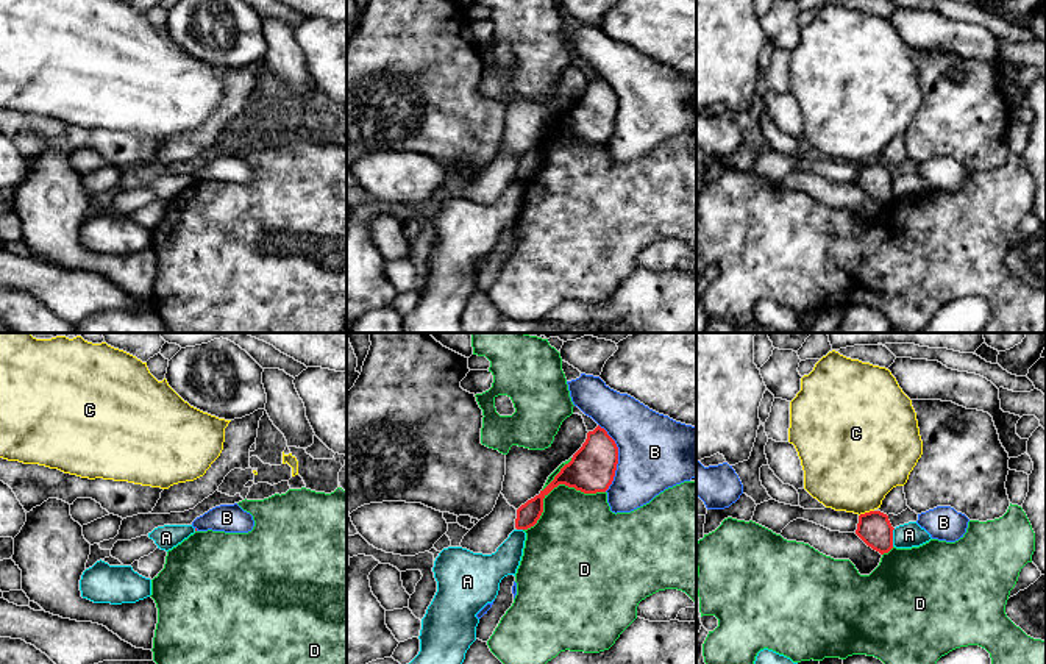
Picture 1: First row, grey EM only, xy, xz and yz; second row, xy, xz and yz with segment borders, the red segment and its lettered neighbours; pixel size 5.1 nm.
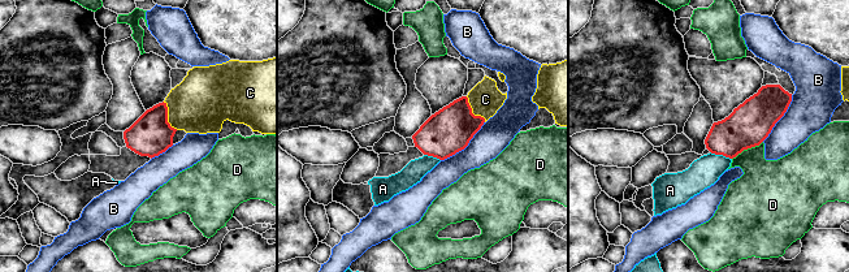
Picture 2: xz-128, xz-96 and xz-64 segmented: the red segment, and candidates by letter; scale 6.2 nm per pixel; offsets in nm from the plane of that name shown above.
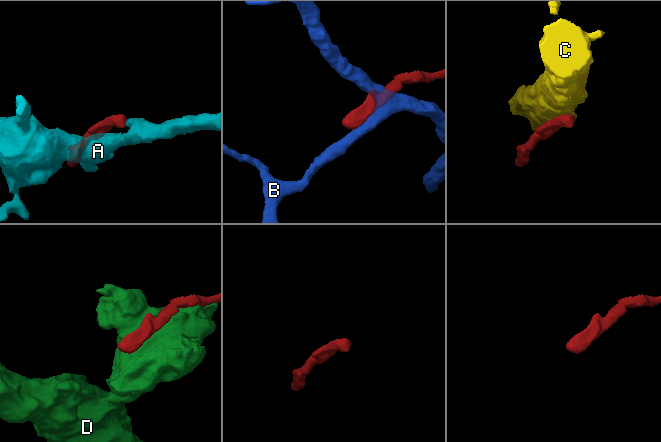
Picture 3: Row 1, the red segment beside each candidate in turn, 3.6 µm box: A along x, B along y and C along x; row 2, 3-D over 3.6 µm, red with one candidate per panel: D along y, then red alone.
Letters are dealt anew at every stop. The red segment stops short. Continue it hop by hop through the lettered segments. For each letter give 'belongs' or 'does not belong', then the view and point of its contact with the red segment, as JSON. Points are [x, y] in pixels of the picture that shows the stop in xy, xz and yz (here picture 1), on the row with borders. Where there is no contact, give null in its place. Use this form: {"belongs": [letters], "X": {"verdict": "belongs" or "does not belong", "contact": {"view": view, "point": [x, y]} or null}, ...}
{"belongs": [], "A": {"verdict": "does not belong", "contact": {"view": "yz", "point": [892, 538]}}, "B": {"verdict": "does not belong", "contact": {"view": "xz", "point": [617, 458]}}, "C": {"verdict": "does not belong", "contact": {"view": "yz", "point": [865, 513]}}, "D": {"verdict": "does not belong", "contact": {"view": "xz", "point": [556, 486]}}}

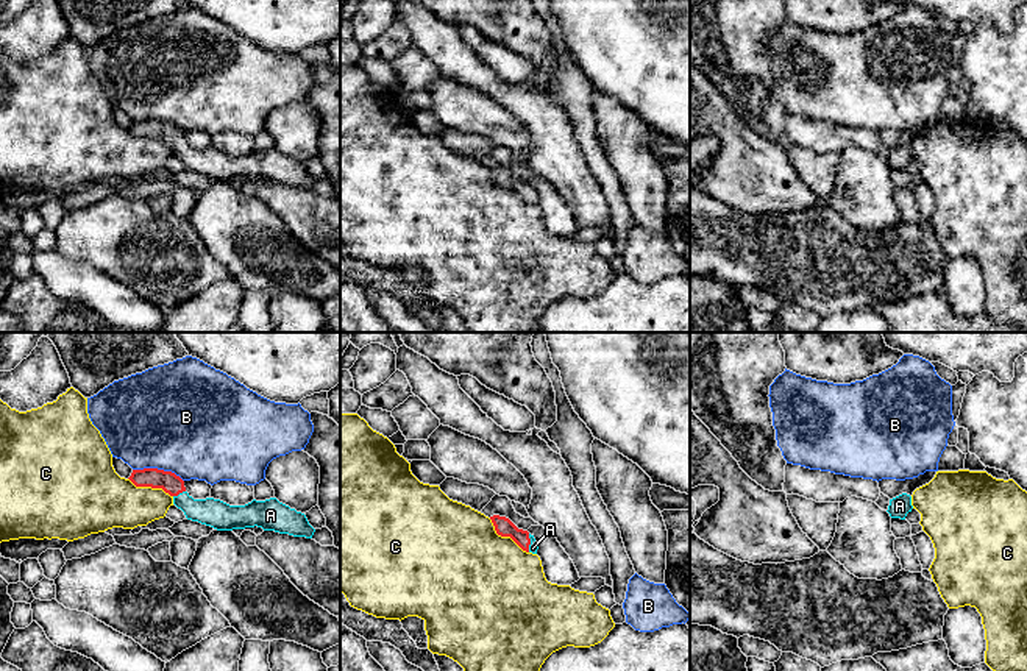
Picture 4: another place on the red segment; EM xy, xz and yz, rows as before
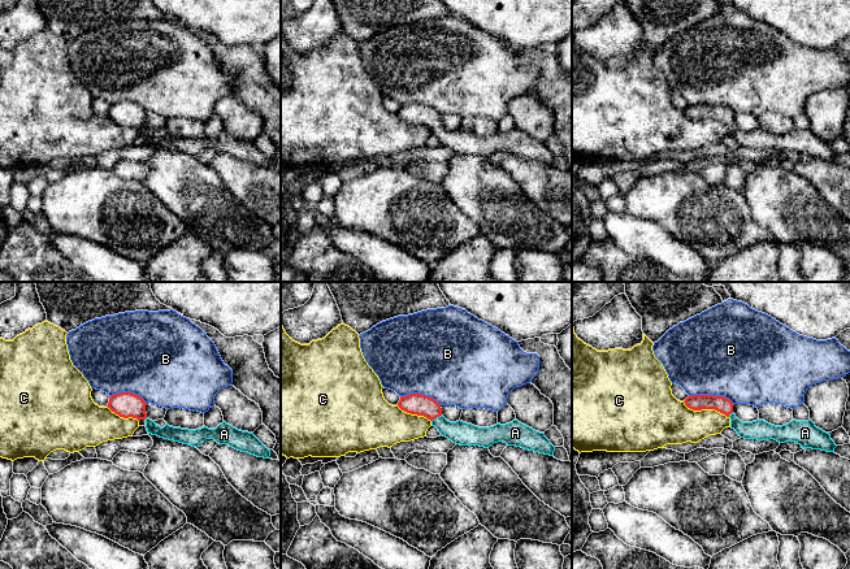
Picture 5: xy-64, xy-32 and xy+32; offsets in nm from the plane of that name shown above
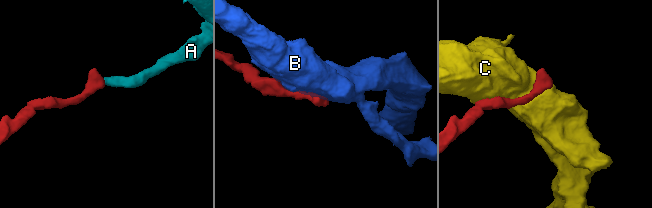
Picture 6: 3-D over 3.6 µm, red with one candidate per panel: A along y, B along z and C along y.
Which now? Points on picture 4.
{"belongs": ["A"], "A": {"verdict": "belongs", "contact": {"view": "xy", "point": [178, 493]}}, "B": {"verdict": "does not belong", "contact": {"view": "xy", "point": [156, 468]}}, "C": {"verdict": "does not belong", "contact": {"view": "xz", "point": [506, 536]}}}

